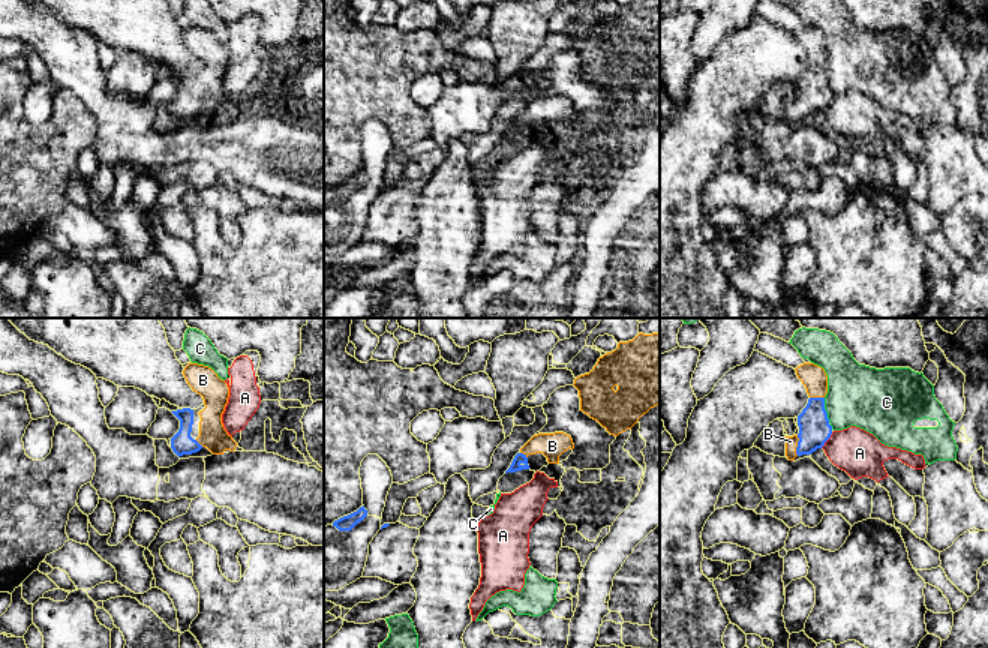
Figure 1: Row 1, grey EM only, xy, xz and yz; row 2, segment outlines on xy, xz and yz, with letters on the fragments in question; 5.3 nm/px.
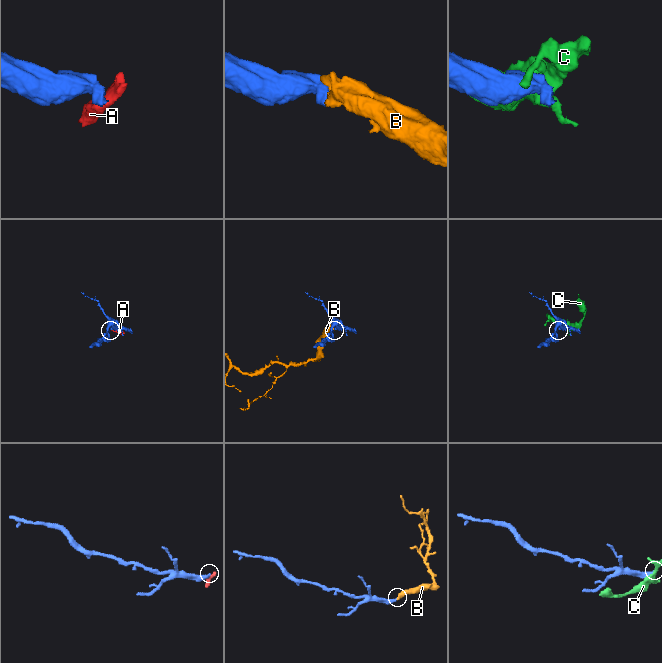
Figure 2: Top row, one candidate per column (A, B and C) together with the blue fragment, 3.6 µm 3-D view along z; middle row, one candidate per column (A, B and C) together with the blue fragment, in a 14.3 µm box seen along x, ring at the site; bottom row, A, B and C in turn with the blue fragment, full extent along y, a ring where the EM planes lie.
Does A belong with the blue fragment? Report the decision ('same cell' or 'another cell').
another cell

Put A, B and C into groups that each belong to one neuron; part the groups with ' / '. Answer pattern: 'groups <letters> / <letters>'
groups A / B / C

